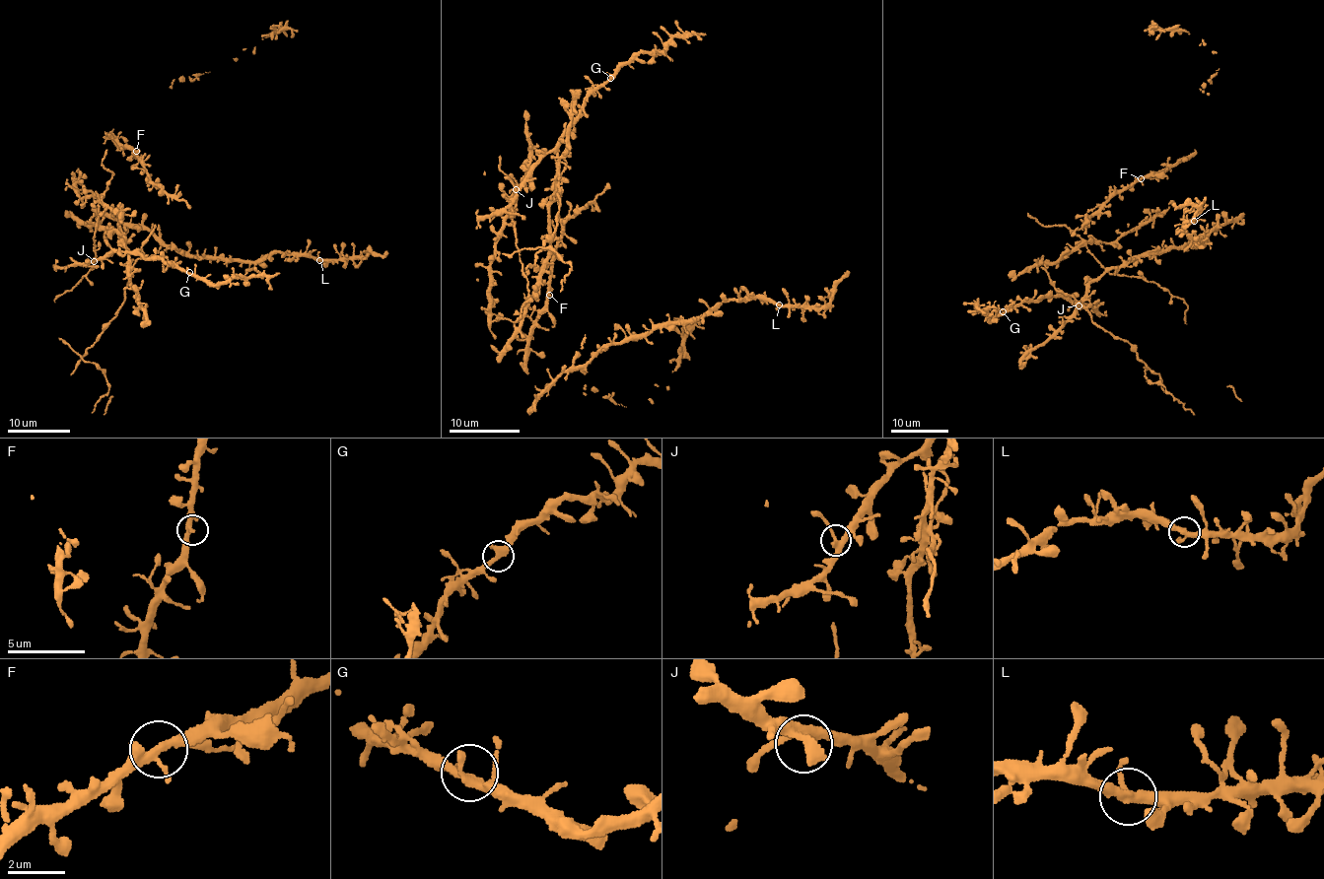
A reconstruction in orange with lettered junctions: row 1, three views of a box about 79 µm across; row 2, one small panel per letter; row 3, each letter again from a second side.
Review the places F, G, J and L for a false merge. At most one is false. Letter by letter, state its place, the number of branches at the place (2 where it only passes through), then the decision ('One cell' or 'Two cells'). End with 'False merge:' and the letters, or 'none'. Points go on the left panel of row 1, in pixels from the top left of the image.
F: Place: (136, 151). Branches: 3. One cell
G: Place: (189, 272). Branches: 3. One cell
J: Place: (94, 261). Branches: 3. One cell
L: Place: (319, 260). Branches: 3. One cell
False merge: none

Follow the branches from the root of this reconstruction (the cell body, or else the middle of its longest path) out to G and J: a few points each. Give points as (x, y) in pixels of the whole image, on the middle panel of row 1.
G: (516, 237), (522, 271), (537, 269), (547, 256), (551, 200), (565, 166), (559, 140), (583, 102), (610, 78)
J: (516, 237), (522, 271), (537, 269), (547, 256), (551, 200), (565, 159), (560, 152), (548, 152), (516, 189)

